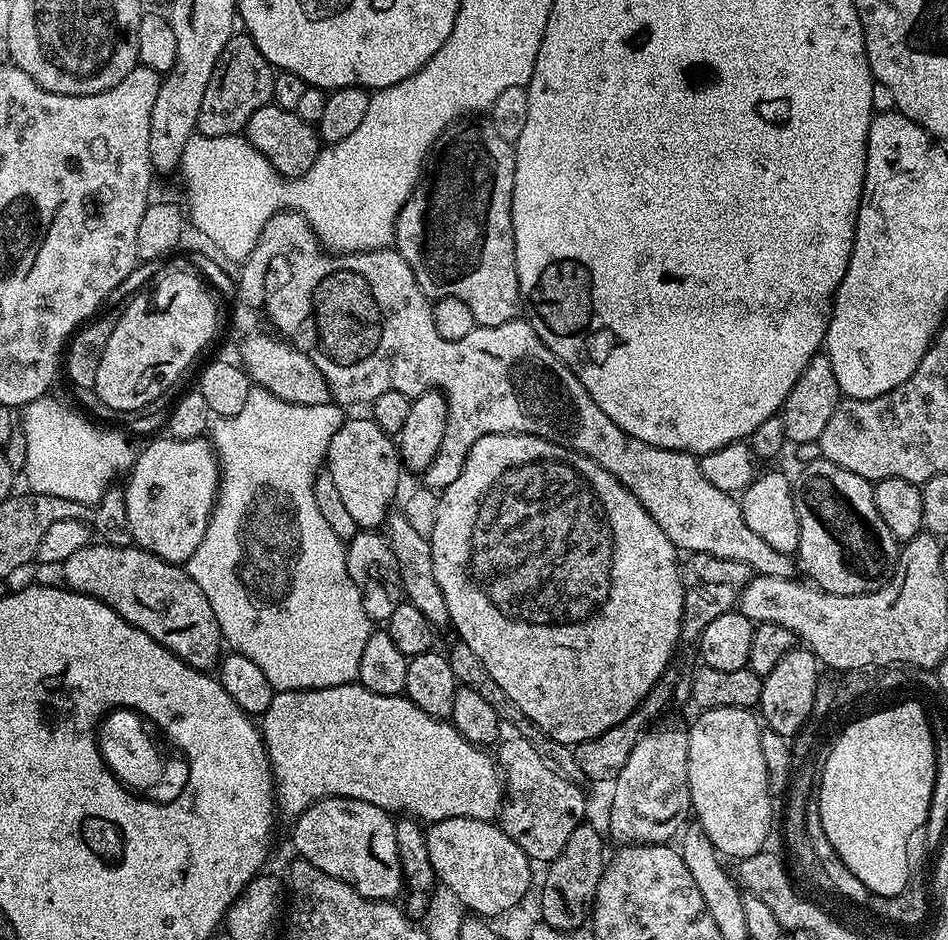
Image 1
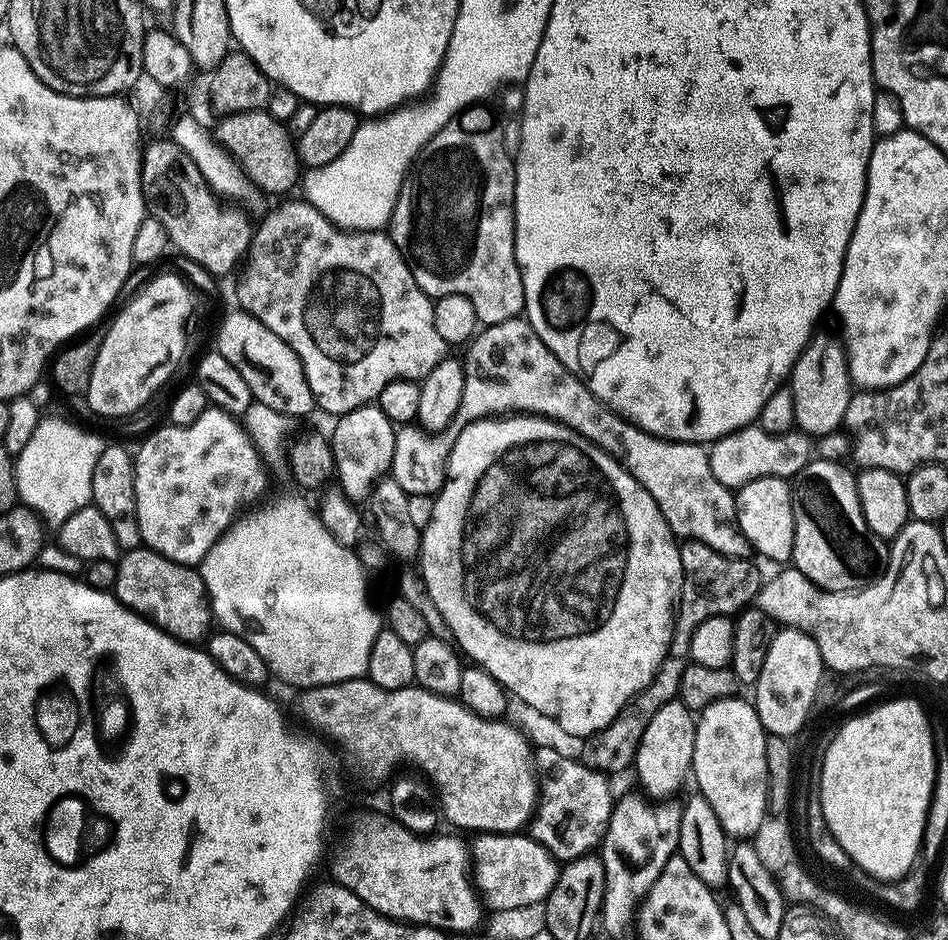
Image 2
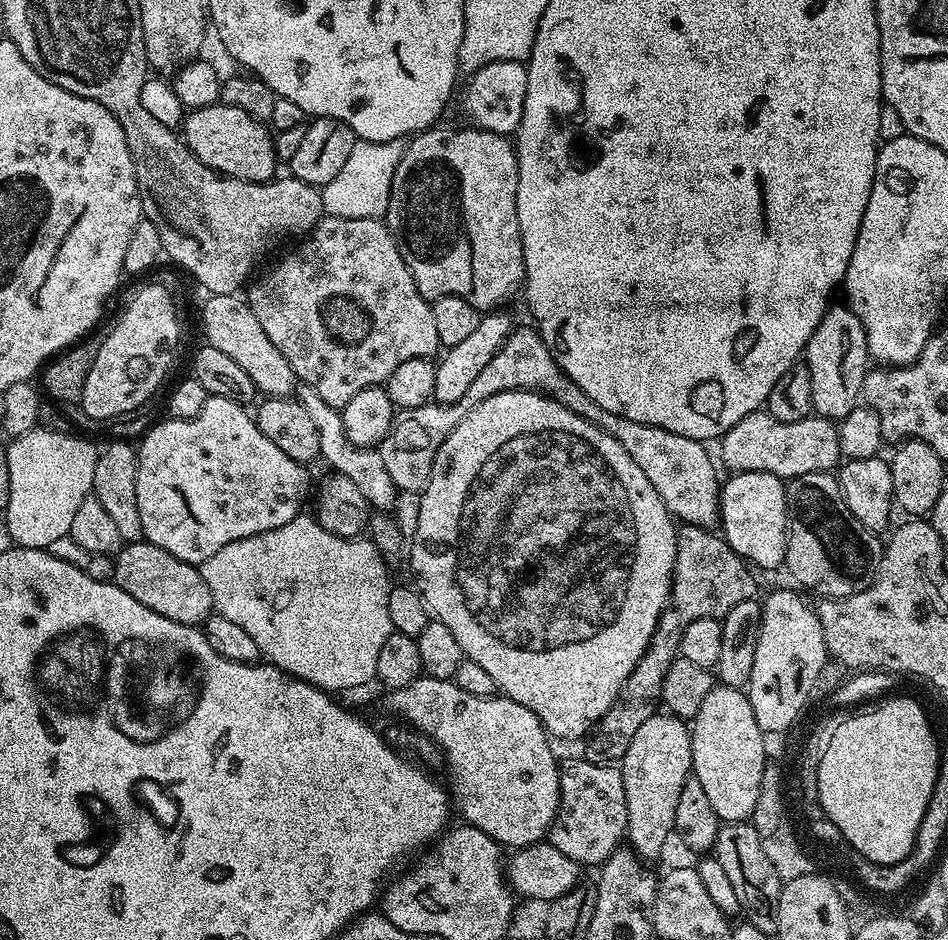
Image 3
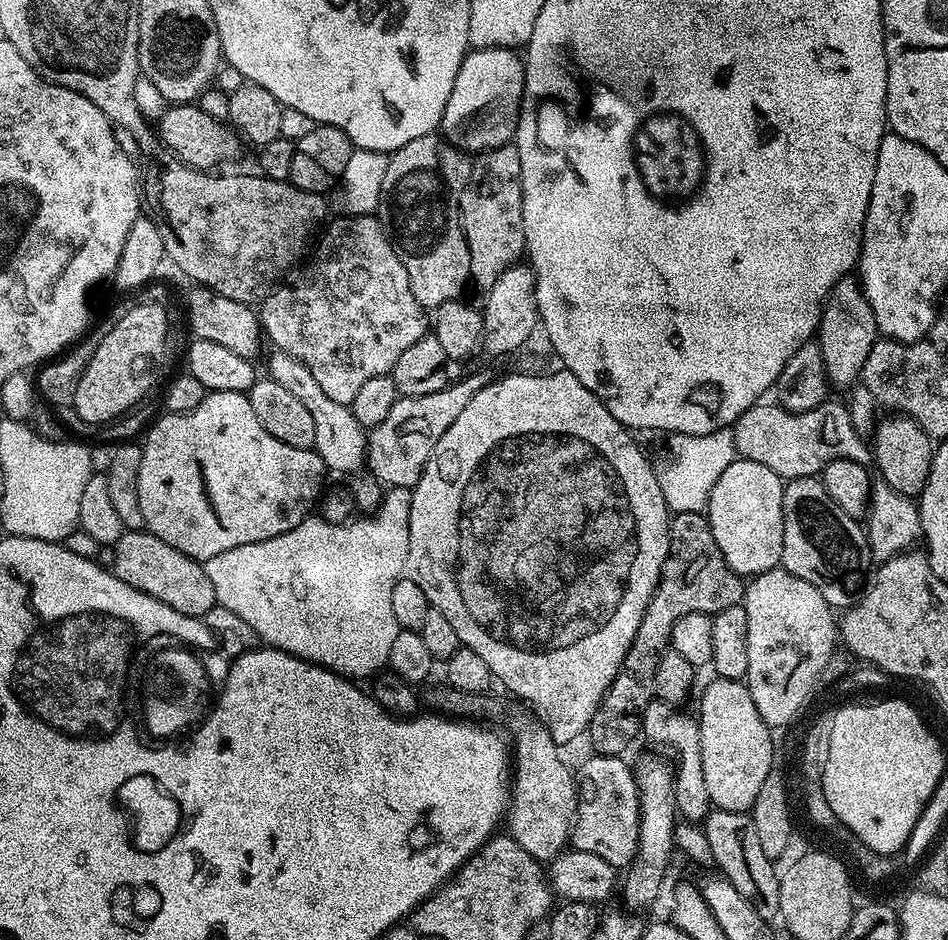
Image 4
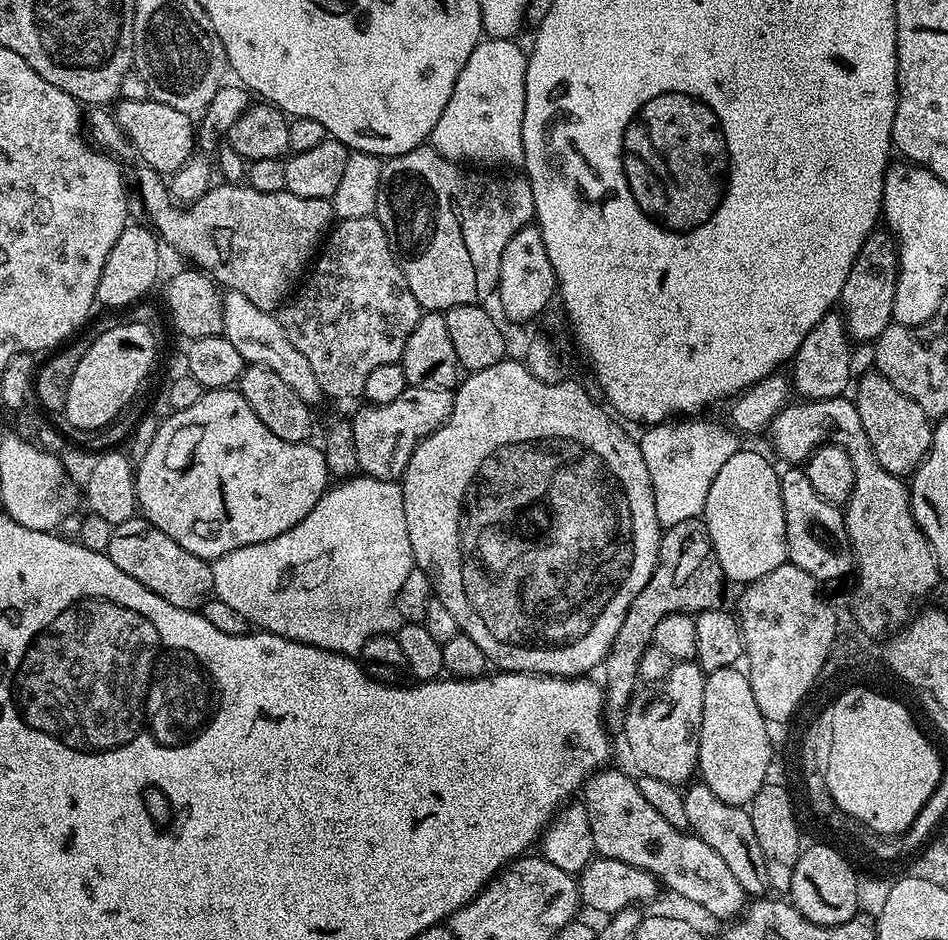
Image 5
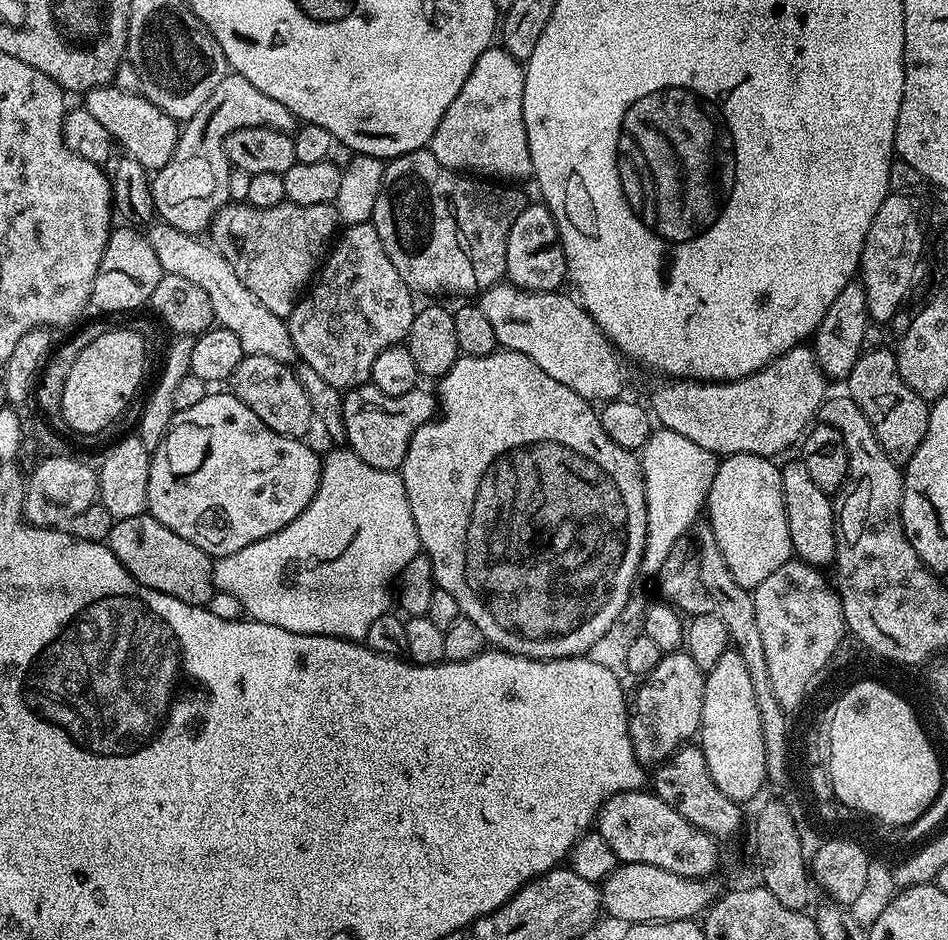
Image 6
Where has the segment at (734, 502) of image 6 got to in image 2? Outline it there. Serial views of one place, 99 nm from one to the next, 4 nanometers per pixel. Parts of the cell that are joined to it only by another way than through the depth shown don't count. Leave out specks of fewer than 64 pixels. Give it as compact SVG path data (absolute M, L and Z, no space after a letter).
M767 476L766 478L758 478L754 482L750 482L746 486L742 486L735 493L736 498L736 524L742 530L742 534L748 539L749 545L753 549L756 548L768 560L784 560L780 562L788 562L792 559L792 551L794 550L794 510L792 509L792 484L788 480L783 480L777 476Z

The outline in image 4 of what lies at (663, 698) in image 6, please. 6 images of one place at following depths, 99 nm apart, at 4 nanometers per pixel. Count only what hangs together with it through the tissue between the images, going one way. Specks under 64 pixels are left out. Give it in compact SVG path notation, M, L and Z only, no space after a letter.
M653 702L648 705L642 721L643 739L648 739L656 749L674 759L676 777L676 810L685 821L703 822L713 811L710 793L706 791L706 777L702 775L702 746L700 745L700 722L695 715L687 716L679 707Z

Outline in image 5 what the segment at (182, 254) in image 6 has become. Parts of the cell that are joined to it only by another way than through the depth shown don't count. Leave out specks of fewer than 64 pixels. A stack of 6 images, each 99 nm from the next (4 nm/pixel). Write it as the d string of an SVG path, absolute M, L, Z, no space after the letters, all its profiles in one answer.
M227 291L222 299L223 335L237 347L238 354L241 354L245 363L266 366L277 374L286 386L290 386L294 394L302 398L302 402L310 406L316 406L319 400L325 399L324 391L321 390L310 362L295 349L294 344L282 330L279 319L273 313L259 309L254 302L237 292Z

